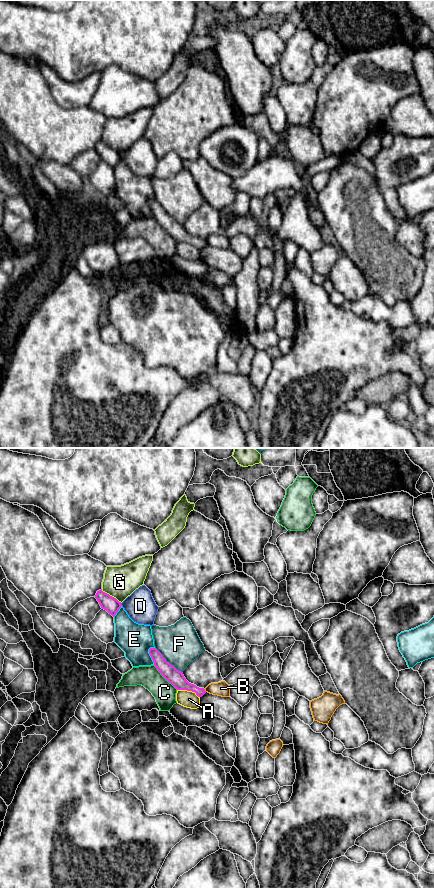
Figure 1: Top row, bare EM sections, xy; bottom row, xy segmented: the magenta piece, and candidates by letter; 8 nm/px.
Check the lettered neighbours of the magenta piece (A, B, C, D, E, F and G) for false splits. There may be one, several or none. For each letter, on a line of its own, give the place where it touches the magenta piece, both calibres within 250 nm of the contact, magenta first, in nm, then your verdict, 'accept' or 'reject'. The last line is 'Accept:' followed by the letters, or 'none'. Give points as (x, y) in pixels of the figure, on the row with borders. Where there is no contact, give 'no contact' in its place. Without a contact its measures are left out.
A: contact xy (188, 690); calibres 120 and 140 nm; reject
B: contact xy (204, 690); calibres 120 and 110 nm; reject
C: contact xy (165, 678); calibres 120 and 180 nm; reject
D: contact xy (120, 604); calibres 120 and 240 nm; reject
E: contact xy (150, 655); calibres 120 and 260 nm; reject
F: contact xy (168, 662); calibres 120 and 320 nm; reject
G: contact xy (111, 596); calibres 120 and 260 nm; reject
Accept: none

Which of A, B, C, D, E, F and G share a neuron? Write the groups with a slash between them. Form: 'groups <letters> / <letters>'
groups A / B / C / D / E / F / G

